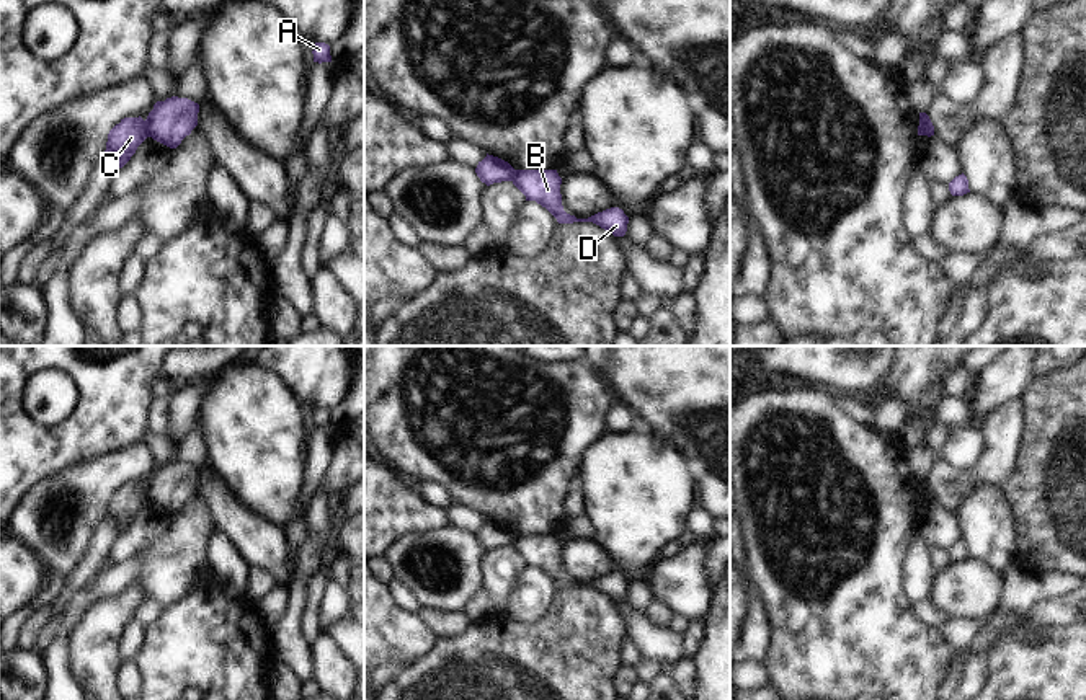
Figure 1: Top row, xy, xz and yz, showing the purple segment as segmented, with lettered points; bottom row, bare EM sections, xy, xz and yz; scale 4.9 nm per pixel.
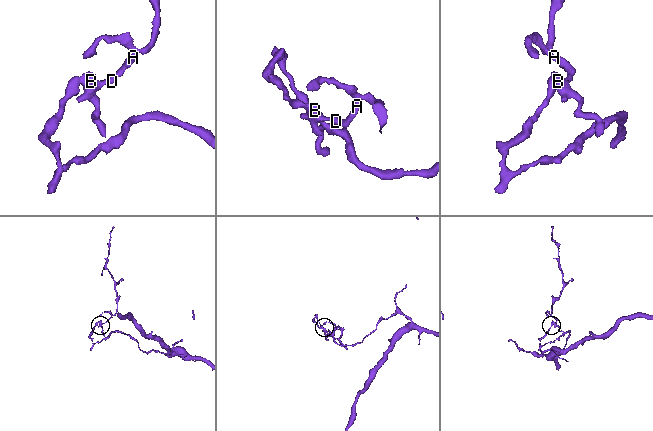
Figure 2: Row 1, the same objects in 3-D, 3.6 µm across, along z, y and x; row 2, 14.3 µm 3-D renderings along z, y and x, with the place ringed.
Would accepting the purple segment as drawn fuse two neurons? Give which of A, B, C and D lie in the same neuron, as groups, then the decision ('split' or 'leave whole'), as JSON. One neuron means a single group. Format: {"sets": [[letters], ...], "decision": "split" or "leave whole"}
{"sets": [["A", "B", "D"], ["C"]], "decision": "split"}

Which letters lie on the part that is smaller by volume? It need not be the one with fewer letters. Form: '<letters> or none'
A, B, D

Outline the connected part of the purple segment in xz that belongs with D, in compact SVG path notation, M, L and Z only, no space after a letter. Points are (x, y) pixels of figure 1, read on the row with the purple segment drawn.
M516 170L511 181L526 201L536 201L545 207L559 224L593 222L614 237L624 237L627 232L629 217L619 207L606 209L588 219L567 214L562 206L562 178L557 170Z

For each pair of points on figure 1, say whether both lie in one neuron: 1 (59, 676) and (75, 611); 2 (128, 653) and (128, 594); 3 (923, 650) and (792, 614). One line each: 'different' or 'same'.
1: same
2: different
3: same

